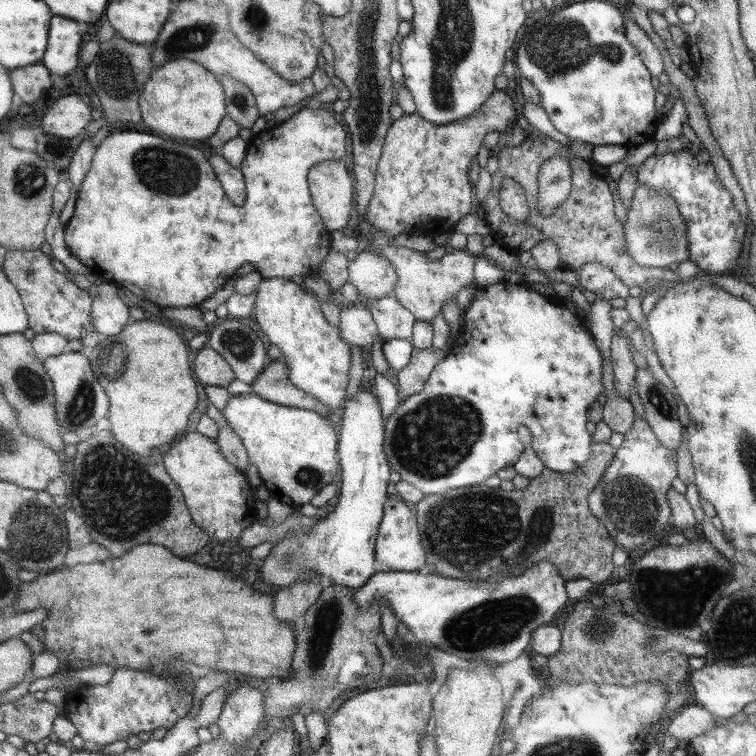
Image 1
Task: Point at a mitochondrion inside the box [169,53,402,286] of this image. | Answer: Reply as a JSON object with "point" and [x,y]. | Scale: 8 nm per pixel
{"point":[240,98]}

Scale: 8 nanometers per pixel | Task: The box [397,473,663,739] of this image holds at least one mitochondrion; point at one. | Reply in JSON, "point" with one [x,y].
{"point":[479,628]}

